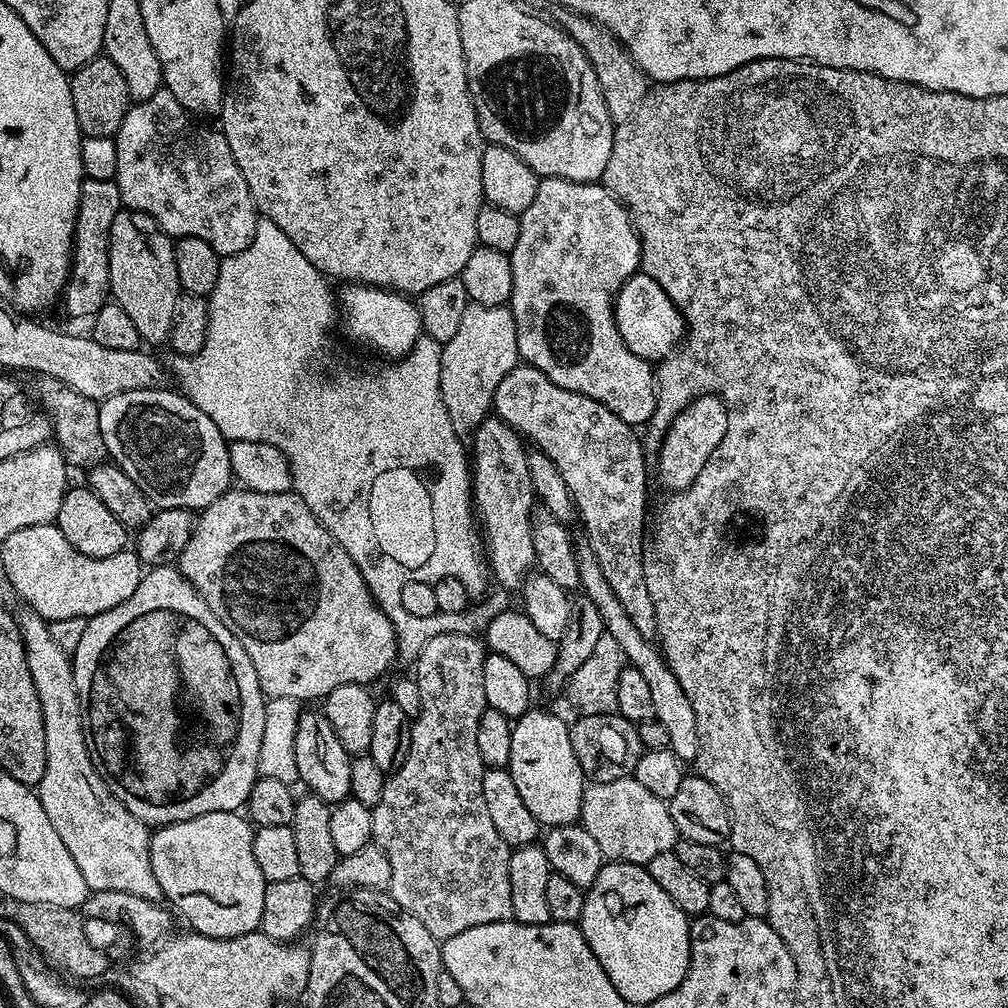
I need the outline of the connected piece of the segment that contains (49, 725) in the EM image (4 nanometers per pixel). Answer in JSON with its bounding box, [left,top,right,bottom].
[15,606,161,901]

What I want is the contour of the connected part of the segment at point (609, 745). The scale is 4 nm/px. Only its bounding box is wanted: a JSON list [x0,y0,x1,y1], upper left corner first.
[568,714,646,784]

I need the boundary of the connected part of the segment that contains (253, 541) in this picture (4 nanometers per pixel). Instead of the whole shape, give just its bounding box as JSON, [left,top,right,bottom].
[178,486,398,702]

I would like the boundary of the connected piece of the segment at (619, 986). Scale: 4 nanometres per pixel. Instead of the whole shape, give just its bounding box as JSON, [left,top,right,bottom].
[578,862,690,1006]

